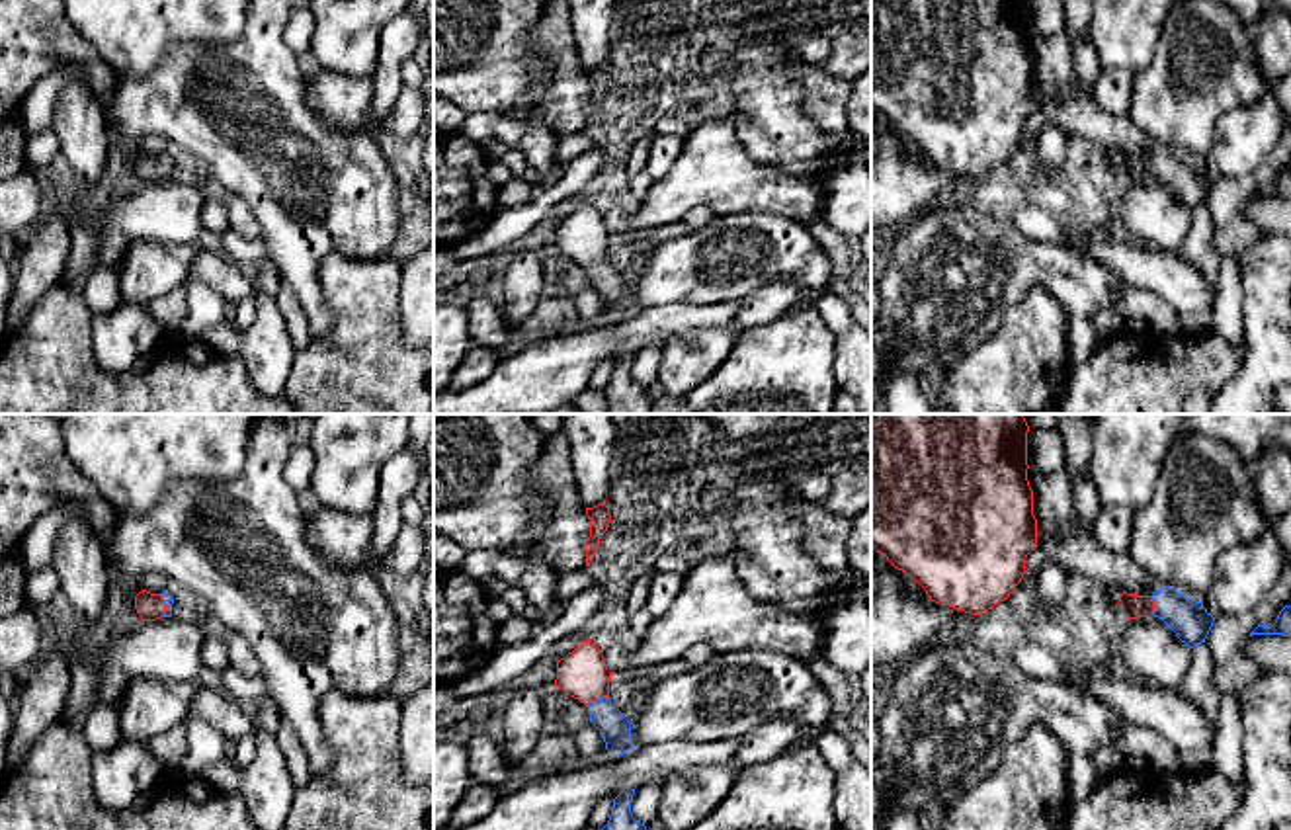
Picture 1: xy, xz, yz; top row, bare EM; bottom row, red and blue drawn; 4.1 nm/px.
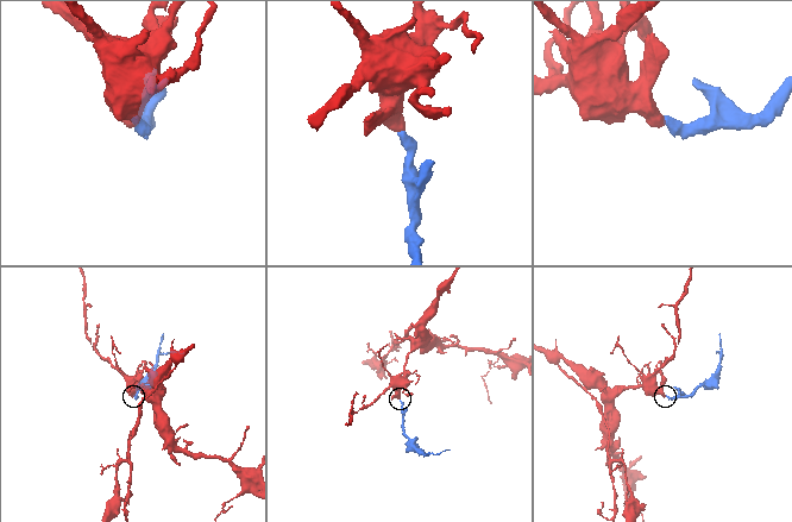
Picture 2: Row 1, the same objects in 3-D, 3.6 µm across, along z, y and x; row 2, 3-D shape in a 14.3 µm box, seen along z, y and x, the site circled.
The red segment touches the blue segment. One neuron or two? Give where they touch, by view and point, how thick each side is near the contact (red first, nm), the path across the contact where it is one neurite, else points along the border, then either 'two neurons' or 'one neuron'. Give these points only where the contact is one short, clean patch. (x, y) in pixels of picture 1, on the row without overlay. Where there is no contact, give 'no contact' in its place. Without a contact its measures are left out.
xz (596, 262) | 200/120 nm | across xz (583, 237), (596, 262), (604, 278) | one neuron

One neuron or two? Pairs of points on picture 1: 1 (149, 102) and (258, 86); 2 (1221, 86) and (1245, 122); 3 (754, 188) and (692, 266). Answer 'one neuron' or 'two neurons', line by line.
1: one neuron
2: two neurons
3: two neurons

